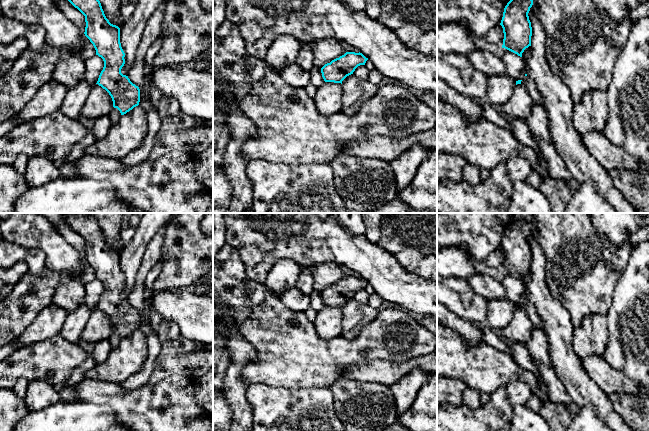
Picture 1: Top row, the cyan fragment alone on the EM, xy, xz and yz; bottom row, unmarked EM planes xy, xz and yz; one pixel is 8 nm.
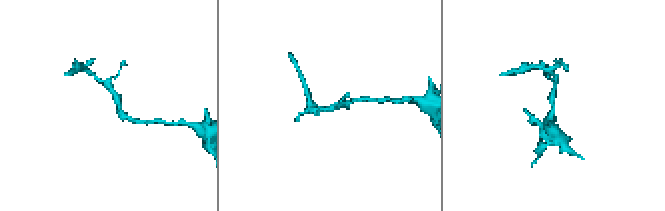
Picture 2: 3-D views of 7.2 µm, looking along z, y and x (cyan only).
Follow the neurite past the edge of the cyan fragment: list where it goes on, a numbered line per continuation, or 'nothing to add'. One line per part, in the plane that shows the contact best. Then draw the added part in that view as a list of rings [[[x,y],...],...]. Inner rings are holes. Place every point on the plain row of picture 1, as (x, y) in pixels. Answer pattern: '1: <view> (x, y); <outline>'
1: xy (115, 339); [[[113,332],[108,340],[110,342],[111,349],[115,349],[119,346],[122,339],[117,332]]]

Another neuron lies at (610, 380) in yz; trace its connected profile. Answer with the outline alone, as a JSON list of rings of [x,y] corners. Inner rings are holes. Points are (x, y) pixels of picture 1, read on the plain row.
[[[588,356],[581,359],[581,364],[606,395],[618,392],[637,394],[637,386],[634,382],[622,371],[614,369],[604,357]]]

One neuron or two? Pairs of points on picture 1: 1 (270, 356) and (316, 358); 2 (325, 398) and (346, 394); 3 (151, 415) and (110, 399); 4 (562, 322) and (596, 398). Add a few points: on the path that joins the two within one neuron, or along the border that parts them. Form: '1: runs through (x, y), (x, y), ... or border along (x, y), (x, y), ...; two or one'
1: runs through (281, 356), (305, 358); one
2: border along (330, 387), (333, 393), (333, 408), (339, 419); two
3: runs through (141, 410), (120, 400); one
4: runs through (560, 341), (562, 356), (569, 370), (577, 379); one

